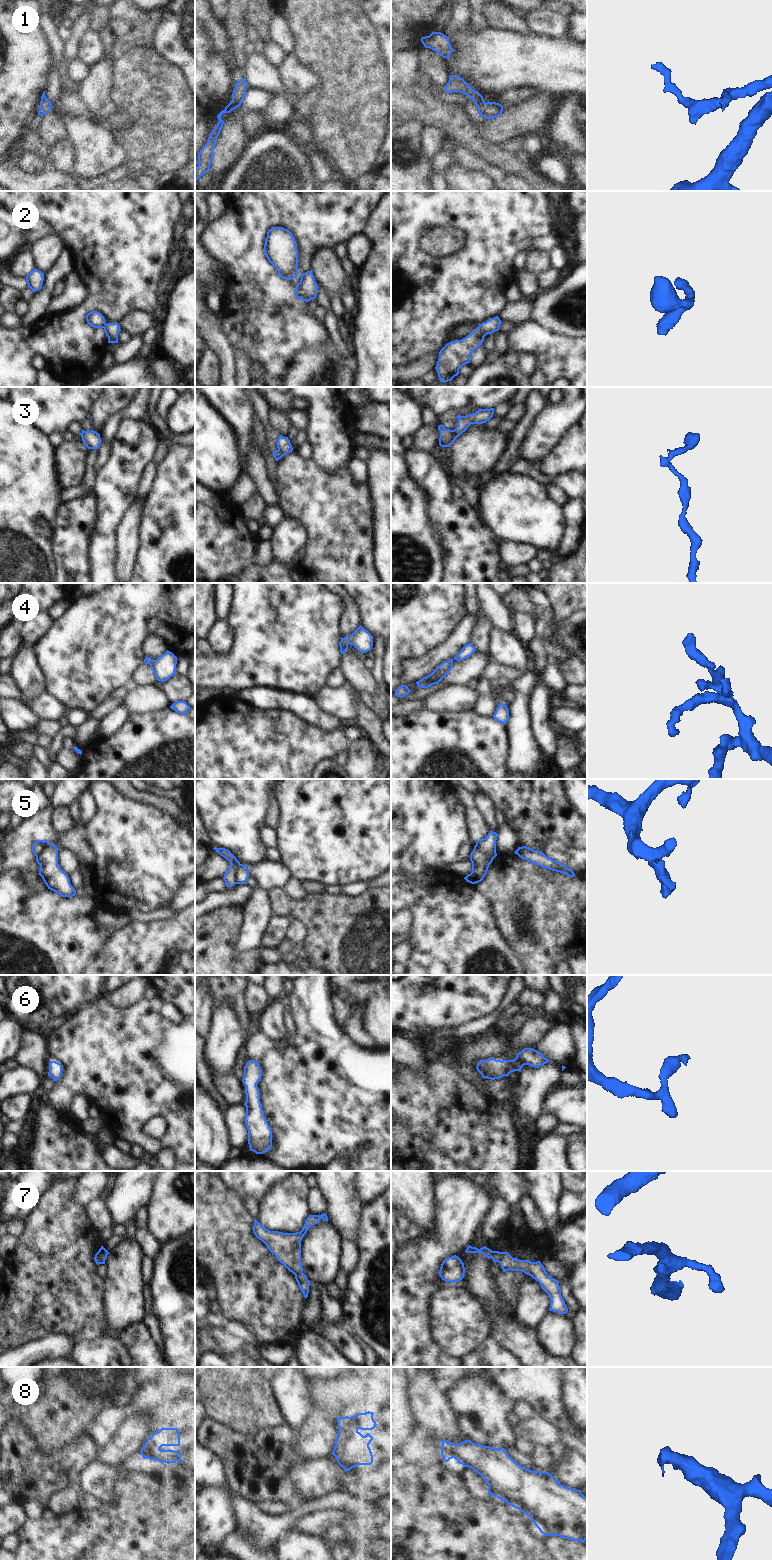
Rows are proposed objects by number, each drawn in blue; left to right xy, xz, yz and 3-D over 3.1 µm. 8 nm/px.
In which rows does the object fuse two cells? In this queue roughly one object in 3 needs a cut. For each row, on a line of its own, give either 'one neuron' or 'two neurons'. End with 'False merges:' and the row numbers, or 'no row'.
1: one neuron
2: one neuron
3: two neurons
4: one neuron
5: two neurons
6: one neuron
7: one neuron
8: one neuron
False merges: 3, 5

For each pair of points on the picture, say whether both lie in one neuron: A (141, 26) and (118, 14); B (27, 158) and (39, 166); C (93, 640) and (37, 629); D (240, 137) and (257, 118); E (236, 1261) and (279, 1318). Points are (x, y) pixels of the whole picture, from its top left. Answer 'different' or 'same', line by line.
A: same
B: same
C: different
D: different
E: same

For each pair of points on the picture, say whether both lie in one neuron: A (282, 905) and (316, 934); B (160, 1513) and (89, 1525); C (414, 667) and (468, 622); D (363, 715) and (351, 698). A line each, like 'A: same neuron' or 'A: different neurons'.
A: same neuron
B: same neuron
C: same neuron
D: different neurons

